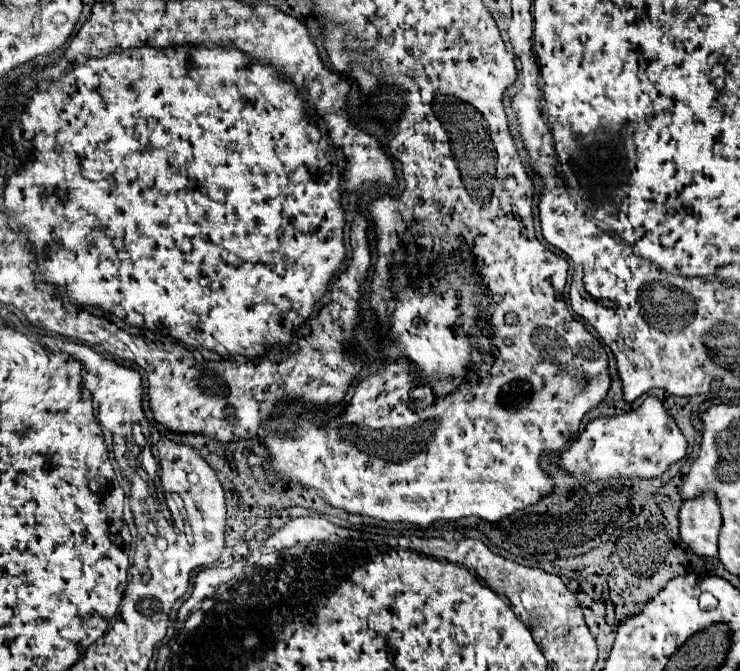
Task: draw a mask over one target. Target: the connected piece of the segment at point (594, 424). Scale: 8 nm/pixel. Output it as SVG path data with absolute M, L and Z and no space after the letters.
M648 396L634 412L590 420L578 440L560 454L556 464L584 486L608 478L658 478L670 464L682 460L682 454L686 454L686 438L662 402Z

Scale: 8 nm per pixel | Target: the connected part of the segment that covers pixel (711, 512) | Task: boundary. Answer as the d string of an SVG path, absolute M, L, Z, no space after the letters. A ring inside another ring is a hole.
M706 494L698 500L686 500L680 508L680 538L698 556L714 558L716 540L722 526L718 502Z

